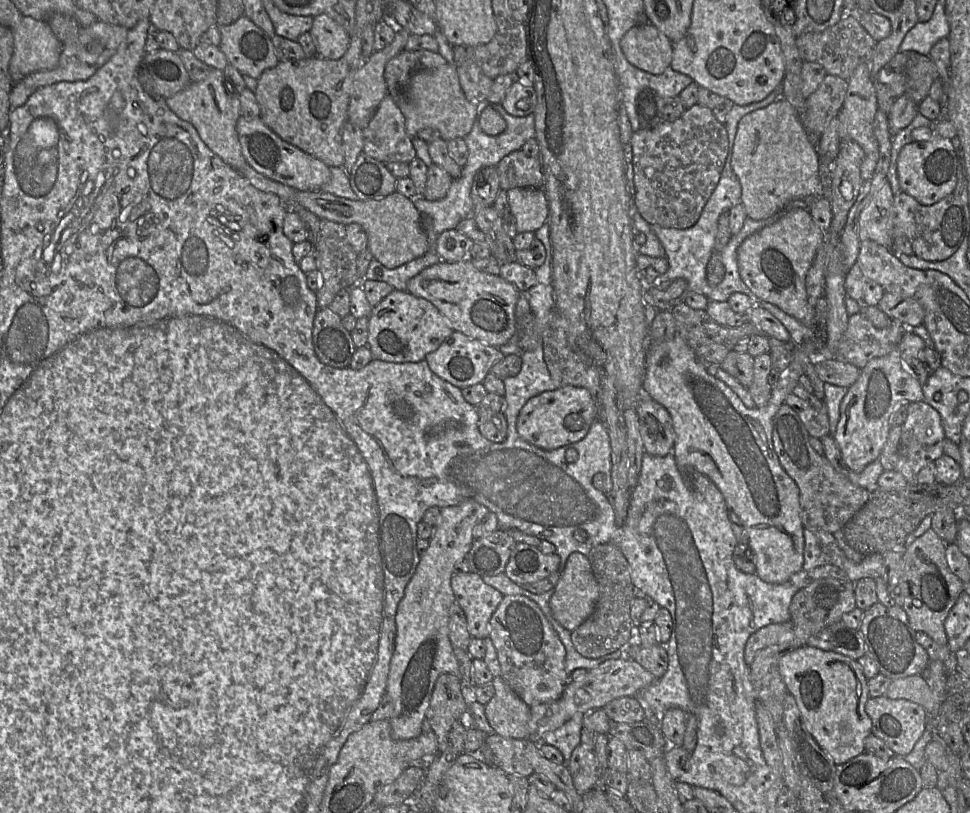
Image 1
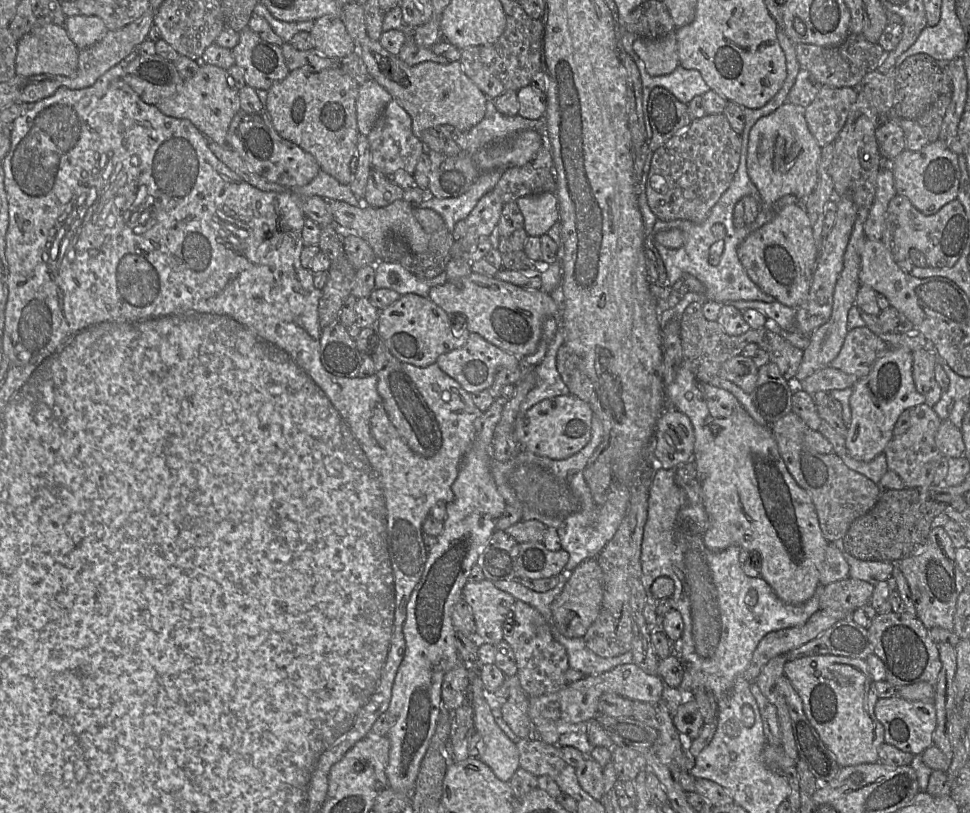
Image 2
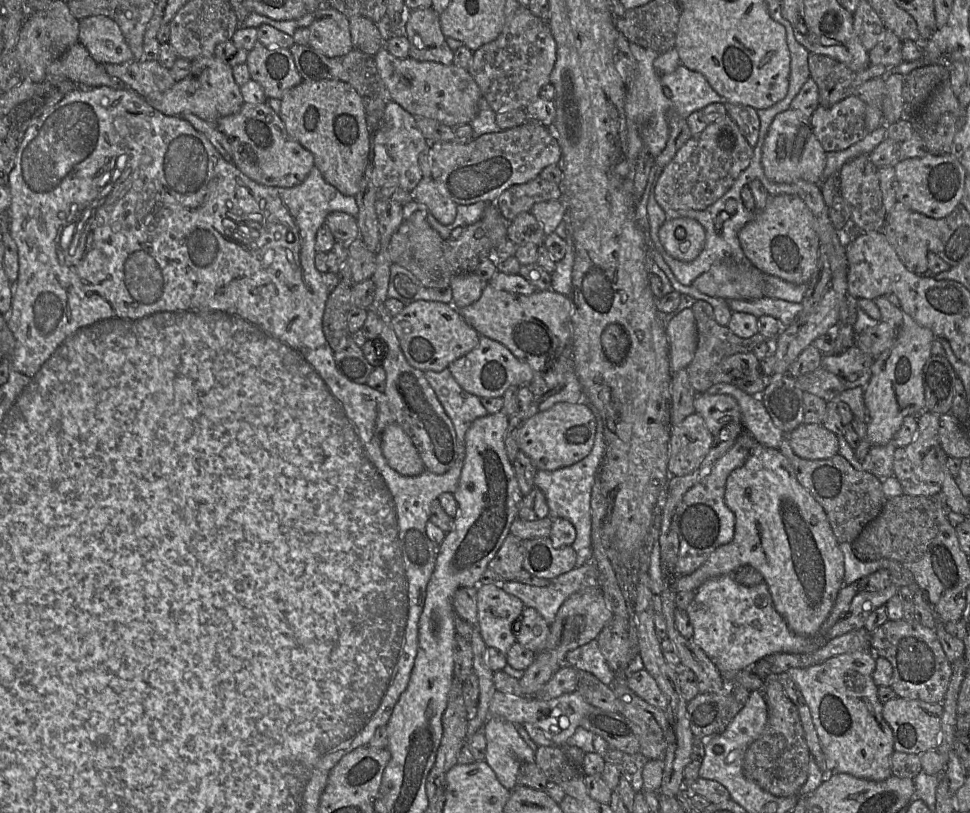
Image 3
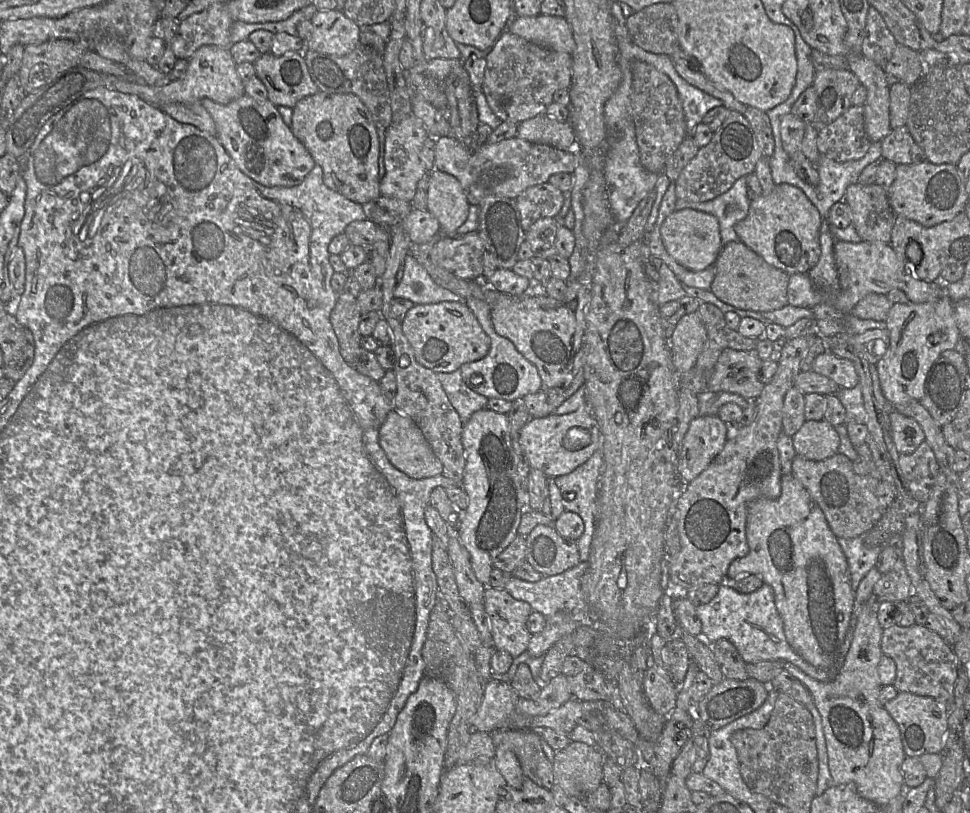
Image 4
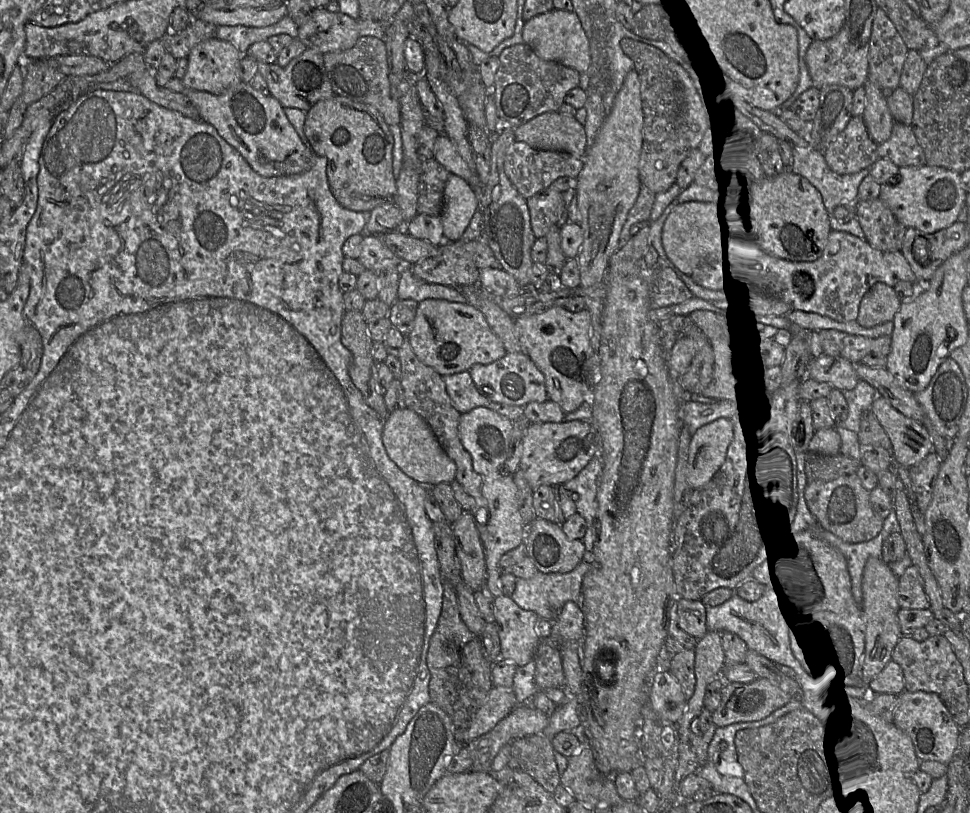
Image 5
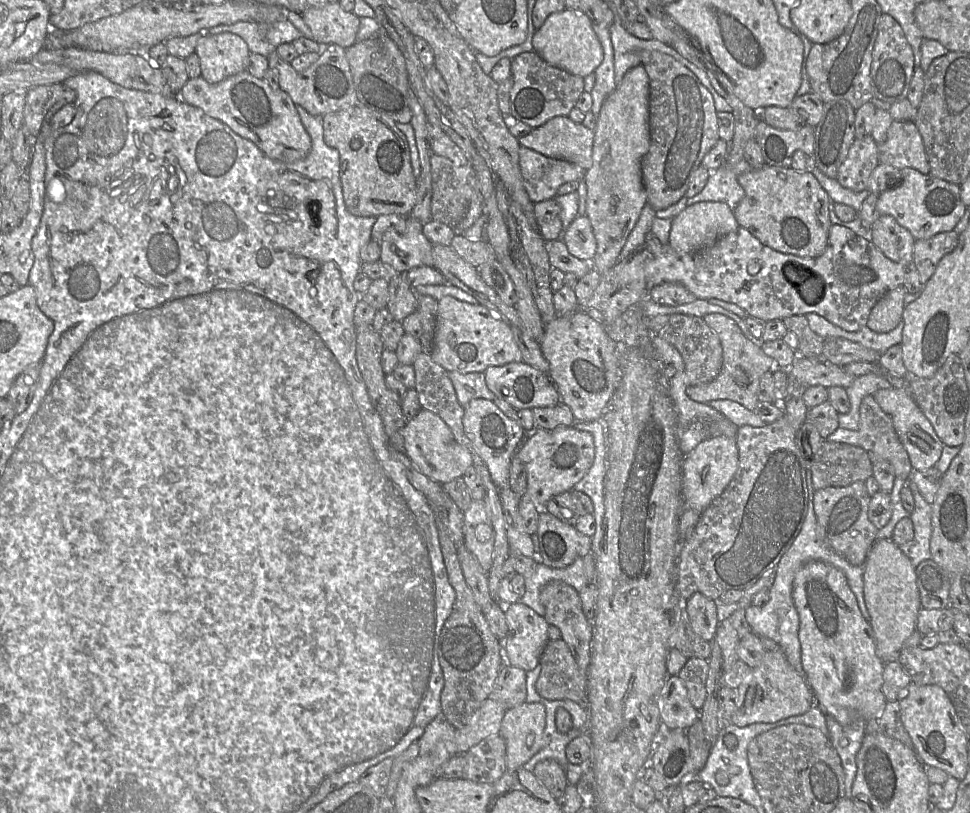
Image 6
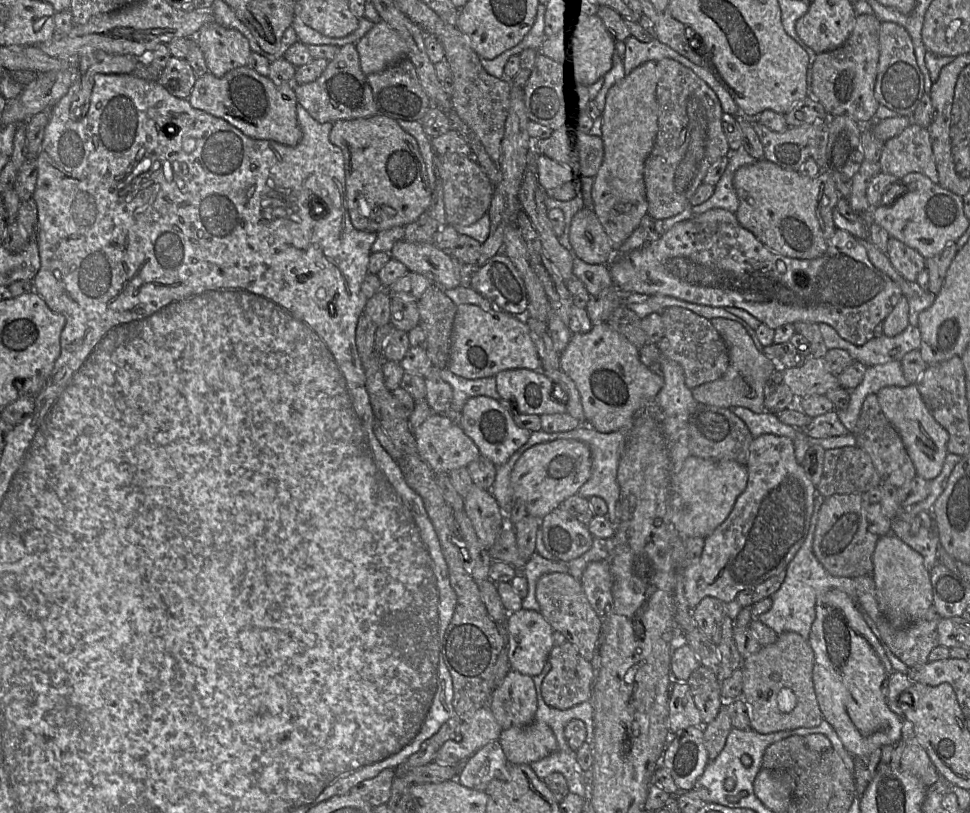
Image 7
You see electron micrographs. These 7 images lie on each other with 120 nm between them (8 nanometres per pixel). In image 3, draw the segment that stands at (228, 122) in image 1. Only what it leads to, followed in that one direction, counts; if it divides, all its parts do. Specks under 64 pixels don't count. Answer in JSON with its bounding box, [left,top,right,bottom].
[144,56,244,123]

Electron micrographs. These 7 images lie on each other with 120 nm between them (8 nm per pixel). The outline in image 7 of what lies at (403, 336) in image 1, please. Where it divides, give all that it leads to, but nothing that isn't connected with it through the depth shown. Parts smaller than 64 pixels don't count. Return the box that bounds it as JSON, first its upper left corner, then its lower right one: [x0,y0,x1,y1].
[447,304,543,379]

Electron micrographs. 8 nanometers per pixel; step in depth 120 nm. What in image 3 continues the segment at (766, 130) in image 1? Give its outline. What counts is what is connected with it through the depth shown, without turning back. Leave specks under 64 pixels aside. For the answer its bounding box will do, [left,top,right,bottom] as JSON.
[761,108,826,184]

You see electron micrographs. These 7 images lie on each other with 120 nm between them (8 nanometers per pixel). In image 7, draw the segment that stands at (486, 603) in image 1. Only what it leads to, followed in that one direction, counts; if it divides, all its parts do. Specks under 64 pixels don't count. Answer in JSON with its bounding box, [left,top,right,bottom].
[505,608,555,676]

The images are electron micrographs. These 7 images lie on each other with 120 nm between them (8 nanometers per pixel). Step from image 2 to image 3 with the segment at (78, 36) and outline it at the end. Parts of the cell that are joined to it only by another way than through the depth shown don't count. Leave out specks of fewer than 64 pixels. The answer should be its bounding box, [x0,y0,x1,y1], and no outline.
[79,16,134,64]

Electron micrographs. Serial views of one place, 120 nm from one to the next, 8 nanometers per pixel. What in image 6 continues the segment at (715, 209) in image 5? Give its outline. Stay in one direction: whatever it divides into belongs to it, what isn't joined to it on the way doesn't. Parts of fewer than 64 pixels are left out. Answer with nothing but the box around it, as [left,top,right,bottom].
[668,201,739,253]

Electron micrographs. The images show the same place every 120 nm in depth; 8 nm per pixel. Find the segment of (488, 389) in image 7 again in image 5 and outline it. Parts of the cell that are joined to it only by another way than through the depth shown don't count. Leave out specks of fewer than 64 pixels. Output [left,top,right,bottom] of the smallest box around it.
[443,371,490,413]

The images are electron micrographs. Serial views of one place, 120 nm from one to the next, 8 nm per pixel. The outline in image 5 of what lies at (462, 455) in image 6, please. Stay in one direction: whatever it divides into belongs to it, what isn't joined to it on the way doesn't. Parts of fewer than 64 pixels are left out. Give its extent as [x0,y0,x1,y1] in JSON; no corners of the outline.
[382,409,456,486]

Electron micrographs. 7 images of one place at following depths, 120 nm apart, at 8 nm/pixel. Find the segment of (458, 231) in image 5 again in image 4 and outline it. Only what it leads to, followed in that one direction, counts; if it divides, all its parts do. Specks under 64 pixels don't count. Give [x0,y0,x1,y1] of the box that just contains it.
[427,170,470,236]

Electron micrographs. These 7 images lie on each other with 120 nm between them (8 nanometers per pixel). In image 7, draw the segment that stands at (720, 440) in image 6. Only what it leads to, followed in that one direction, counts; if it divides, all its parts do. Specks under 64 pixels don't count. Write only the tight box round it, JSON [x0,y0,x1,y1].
[668,455,747,537]

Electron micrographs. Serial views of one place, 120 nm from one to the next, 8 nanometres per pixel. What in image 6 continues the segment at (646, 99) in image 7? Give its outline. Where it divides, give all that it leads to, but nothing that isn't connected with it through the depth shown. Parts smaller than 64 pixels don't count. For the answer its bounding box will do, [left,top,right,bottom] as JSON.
[583,64,650,274]

